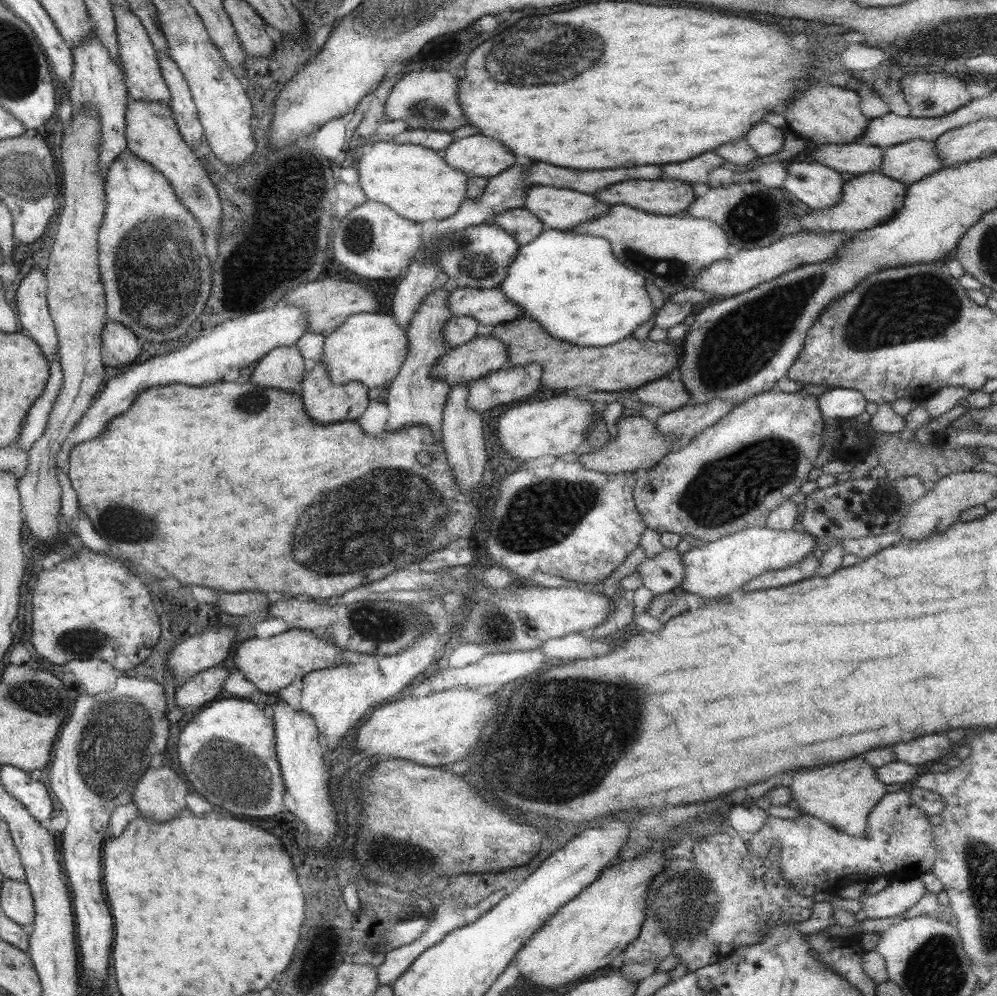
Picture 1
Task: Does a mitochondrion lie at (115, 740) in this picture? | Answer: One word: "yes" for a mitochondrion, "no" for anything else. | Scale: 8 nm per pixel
yes

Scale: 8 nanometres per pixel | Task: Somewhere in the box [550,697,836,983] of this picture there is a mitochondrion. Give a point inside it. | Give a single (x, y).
(684, 906)

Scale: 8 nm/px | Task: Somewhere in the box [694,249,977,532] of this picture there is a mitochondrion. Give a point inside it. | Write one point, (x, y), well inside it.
(929, 305)

